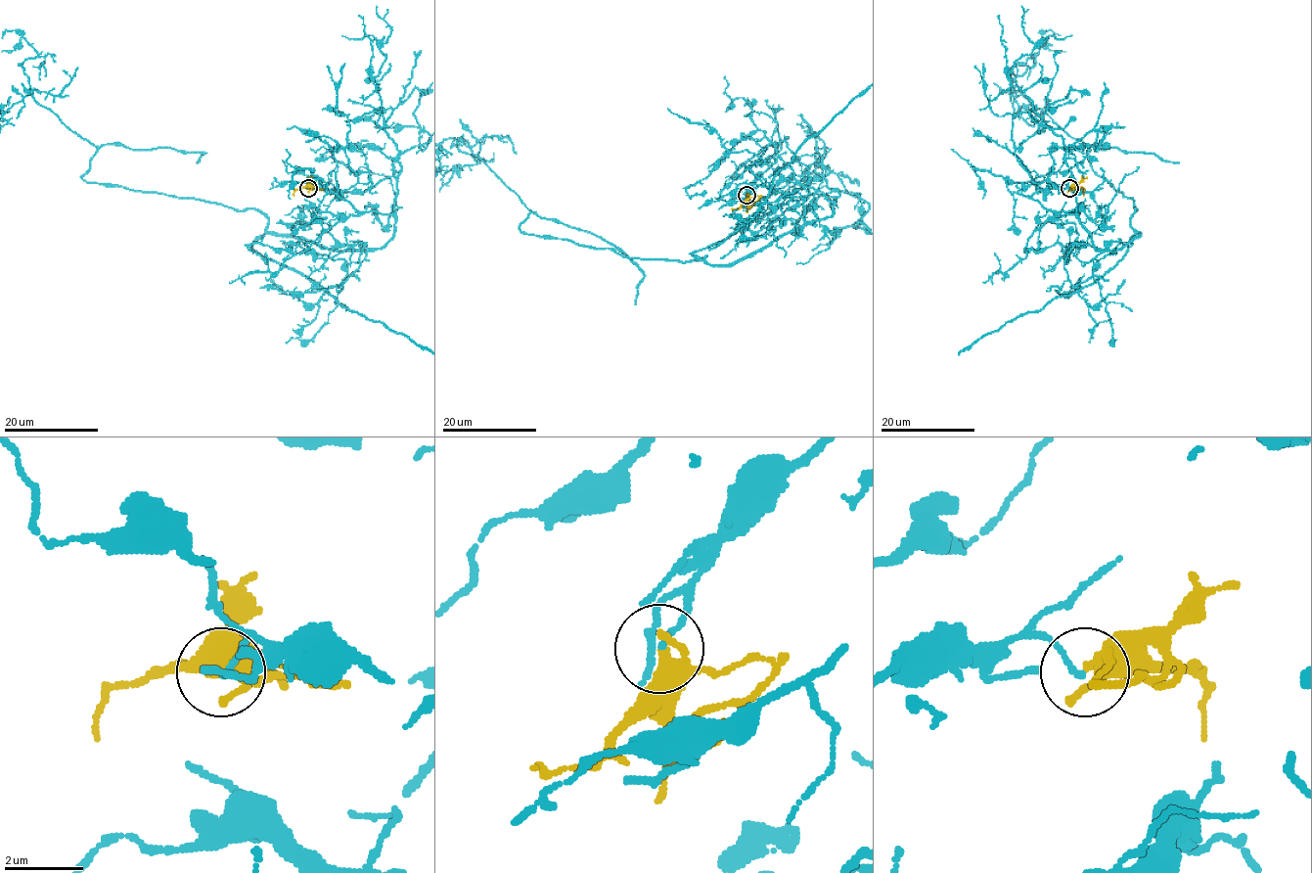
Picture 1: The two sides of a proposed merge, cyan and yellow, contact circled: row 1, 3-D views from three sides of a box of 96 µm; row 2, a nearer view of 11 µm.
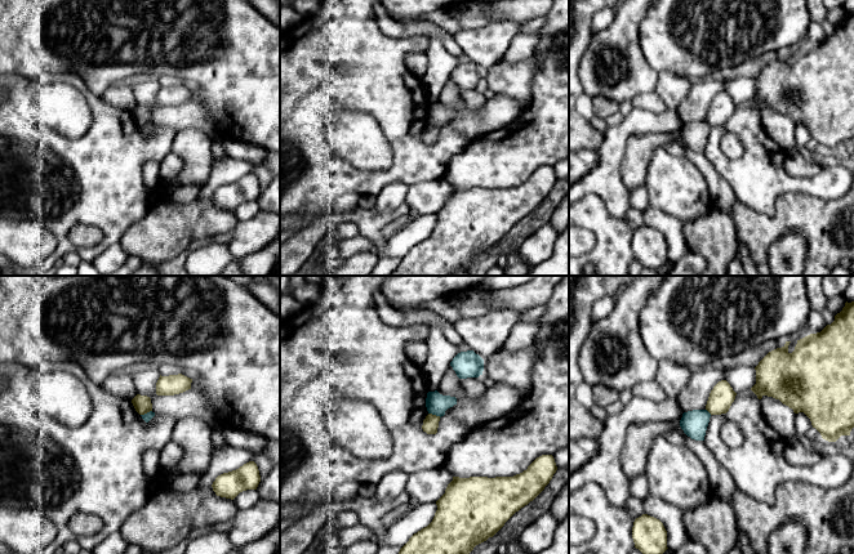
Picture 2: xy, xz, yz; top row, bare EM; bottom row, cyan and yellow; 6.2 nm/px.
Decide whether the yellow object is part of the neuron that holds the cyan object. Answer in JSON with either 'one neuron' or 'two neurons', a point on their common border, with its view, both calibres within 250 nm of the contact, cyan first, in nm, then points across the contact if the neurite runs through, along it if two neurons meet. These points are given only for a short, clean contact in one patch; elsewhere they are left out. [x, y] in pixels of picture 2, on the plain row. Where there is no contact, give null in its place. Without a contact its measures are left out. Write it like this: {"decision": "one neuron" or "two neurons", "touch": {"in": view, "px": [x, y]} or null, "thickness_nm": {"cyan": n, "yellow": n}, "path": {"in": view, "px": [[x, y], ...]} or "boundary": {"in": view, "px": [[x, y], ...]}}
{"decision": "two neurons", "touch": {"in": "xz", "px": [435, 125]}, "thickness_nm": {"cyan": 140, "yellow": 100}, "boundary": {"in": "xz", "px": [[428, 124], [440, 128]]}}

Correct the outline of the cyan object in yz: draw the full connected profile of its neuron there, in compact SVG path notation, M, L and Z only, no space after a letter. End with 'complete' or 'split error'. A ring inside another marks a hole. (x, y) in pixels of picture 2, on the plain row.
M693 121L682 125L680 138L684 144L695 152L704 152L711 125L707 121Z; complete

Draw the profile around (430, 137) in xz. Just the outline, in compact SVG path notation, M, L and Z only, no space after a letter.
M428 125L426 130L423 131L422 140L427 146L436 146L439 139L440 128Z

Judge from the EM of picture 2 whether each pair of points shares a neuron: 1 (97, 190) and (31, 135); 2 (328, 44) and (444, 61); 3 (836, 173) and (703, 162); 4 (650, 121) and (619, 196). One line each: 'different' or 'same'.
1: same
2: different
3: different
4: same

